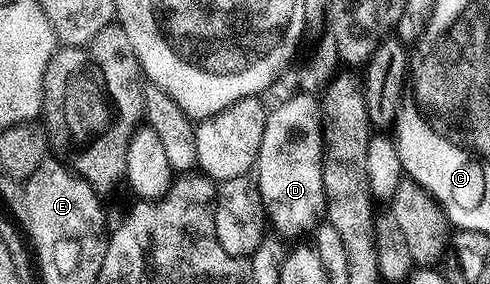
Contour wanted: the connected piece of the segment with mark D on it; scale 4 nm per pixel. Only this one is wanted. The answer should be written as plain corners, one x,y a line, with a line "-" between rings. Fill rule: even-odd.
300,91
297,97
273,108
266,119
266,135
256,160
254,180
262,195
264,212
281,238
311,234
321,224
326,209
324,199
324,127
322,105
311,92

